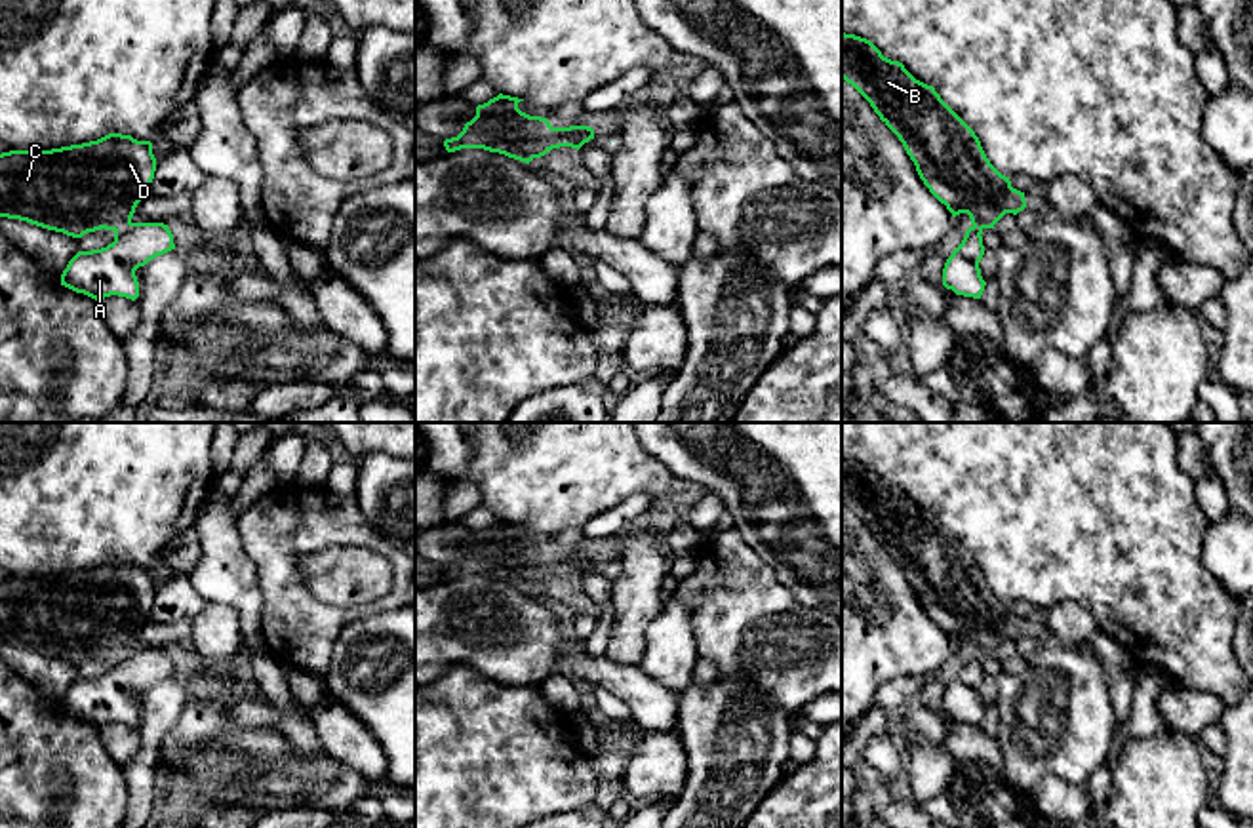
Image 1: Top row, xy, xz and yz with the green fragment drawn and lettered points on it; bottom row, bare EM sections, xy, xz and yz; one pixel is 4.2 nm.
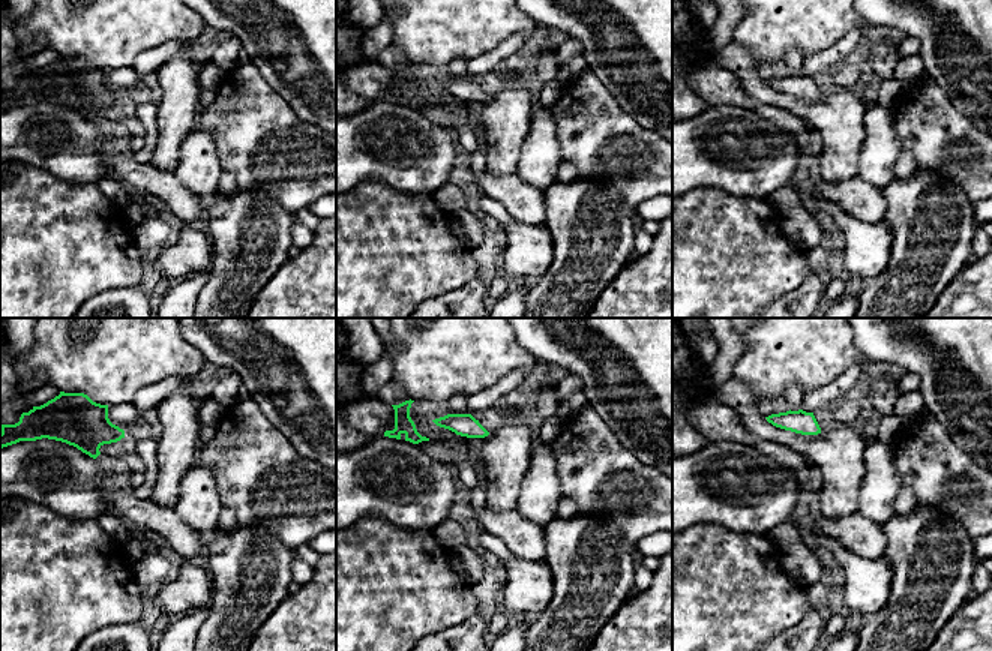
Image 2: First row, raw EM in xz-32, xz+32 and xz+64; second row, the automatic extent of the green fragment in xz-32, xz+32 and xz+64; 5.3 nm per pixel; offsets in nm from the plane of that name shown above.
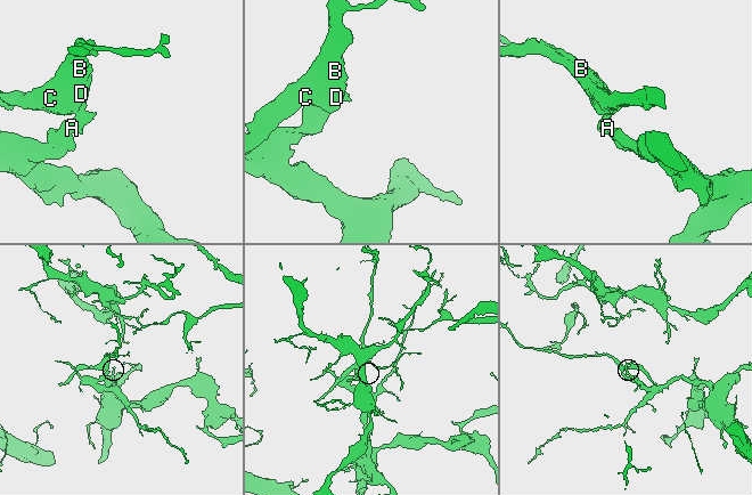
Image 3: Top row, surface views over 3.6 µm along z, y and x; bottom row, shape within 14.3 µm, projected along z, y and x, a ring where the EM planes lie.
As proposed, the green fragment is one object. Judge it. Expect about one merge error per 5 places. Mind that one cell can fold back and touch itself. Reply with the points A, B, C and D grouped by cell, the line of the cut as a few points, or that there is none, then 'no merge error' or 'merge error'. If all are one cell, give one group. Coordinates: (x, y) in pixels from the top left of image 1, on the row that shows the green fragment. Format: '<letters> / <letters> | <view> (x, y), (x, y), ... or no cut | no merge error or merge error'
A / B C D | xz (553, 128), (566, 145) | merge error

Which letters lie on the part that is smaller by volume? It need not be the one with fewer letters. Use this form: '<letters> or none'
B, C, D

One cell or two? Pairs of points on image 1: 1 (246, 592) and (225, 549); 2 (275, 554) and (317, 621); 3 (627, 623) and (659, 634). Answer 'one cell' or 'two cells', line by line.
1: one cell
2: one cell
3: two cells

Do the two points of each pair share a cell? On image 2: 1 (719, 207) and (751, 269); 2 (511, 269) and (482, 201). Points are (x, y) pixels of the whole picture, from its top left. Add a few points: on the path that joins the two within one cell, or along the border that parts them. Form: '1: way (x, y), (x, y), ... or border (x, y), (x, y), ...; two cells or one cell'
1: way (719, 222), (719, 237), (736, 254); one cell
2: way (514, 251), (514, 230), (500, 215); one cell

